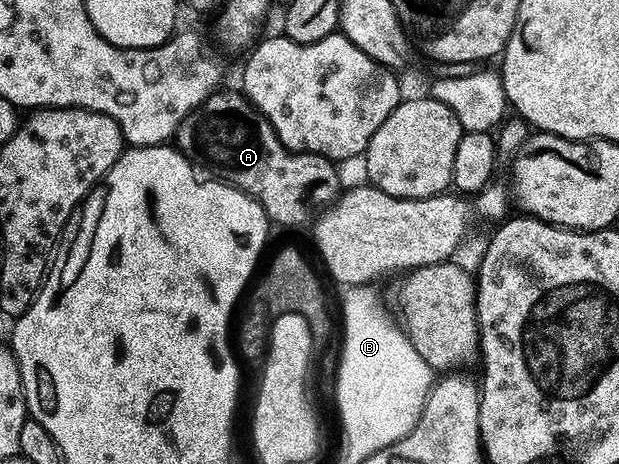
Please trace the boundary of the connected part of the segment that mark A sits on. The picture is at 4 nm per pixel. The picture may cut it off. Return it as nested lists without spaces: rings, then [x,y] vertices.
[[[224,91],[213,92],[194,111],[188,113],[188,117],[180,123],[180,128],[176,131],[175,147],[179,148],[193,165],[201,169],[209,168],[212,171],[209,173],[213,177],[254,197],[273,225],[281,224],[284,228],[311,225],[320,213],[326,211],[331,204],[335,204],[336,199],[340,197],[342,185],[340,176],[336,173],[337,165],[325,156],[313,152],[291,152],[278,138],[274,126],[270,126],[268,119],[250,103],[243,91]]]

